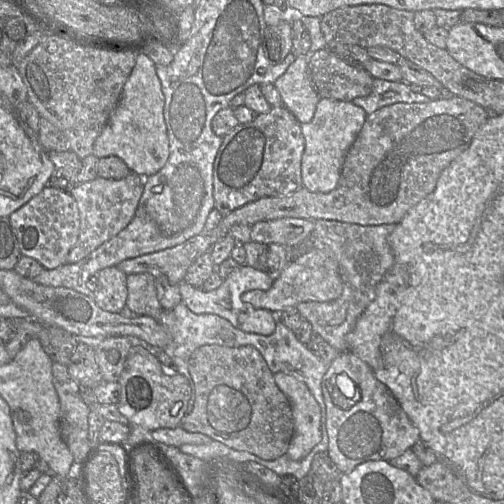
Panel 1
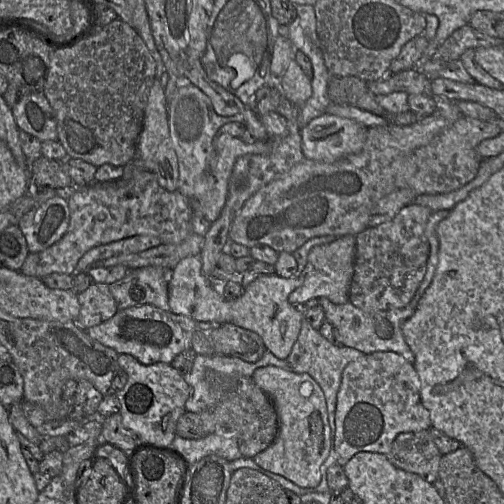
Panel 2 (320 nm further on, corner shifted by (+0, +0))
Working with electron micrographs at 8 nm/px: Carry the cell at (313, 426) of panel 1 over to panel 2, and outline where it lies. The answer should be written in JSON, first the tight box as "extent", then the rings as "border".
{"extent":[252,366,330,488],"border":[[[276,366],[257,368],[252,379],[270,398],[278,417],[275,440],[253,460],[263,469],[281,475],[302,488],[317,487],[321,481],[320,467],[330,453],[330,427],[322,389],[309,374]]]}

